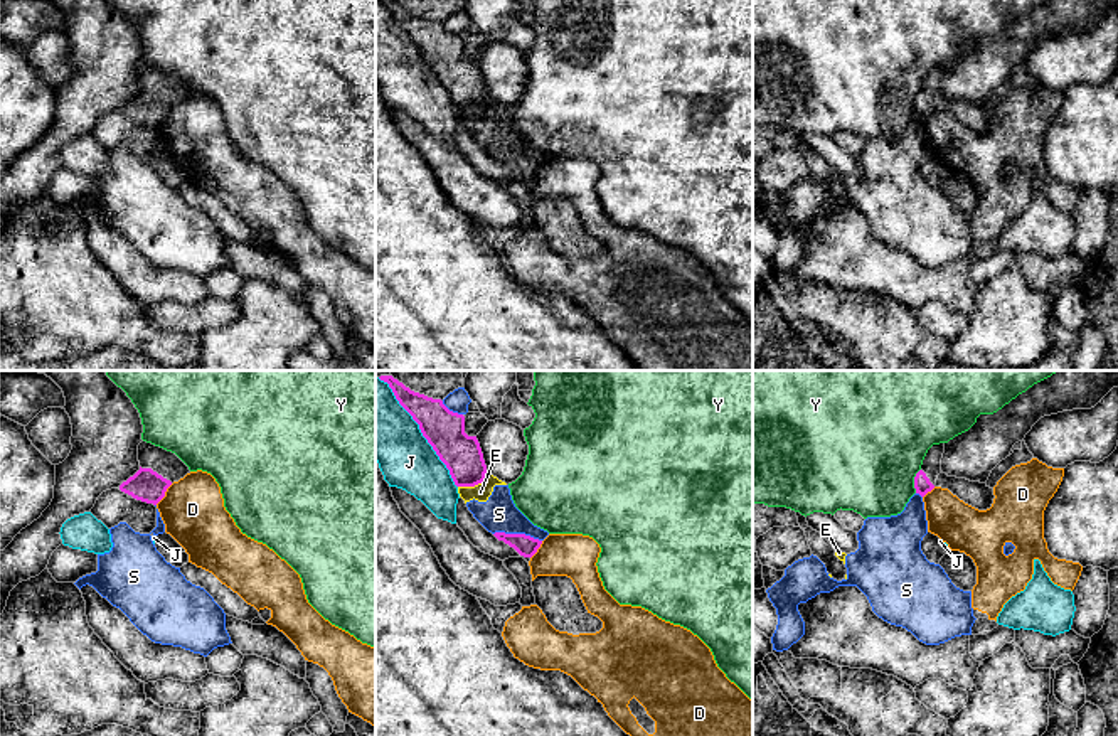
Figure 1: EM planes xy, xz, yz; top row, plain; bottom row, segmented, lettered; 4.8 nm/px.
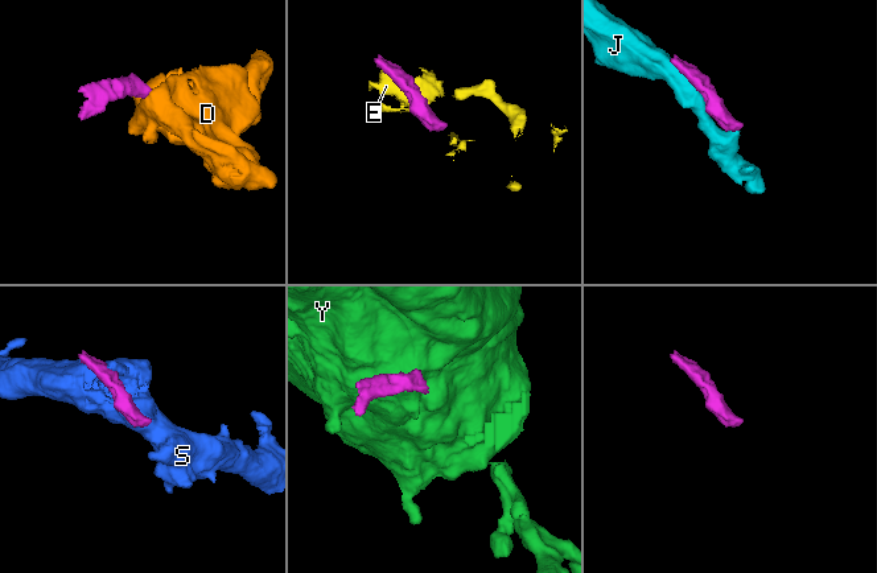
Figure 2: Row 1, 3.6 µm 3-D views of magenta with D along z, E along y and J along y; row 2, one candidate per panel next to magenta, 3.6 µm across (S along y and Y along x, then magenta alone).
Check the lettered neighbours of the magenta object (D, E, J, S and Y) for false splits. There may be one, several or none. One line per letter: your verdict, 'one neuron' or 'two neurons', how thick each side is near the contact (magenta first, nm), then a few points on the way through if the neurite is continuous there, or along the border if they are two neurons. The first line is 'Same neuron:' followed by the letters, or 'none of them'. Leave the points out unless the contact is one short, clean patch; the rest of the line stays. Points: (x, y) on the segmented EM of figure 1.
Same neuron: none of them
D: two neurons; calibres 160 and 300 nm; border xy (172, 484), (155, 504)
E: two neurons; calibres 190 and 90 nm
J: two neurons; calibres 190 and 320 nm
S: two neurons; calibres 100 and 180 nm
Y: two neurons; calibres 80 and 480 nm; border yz (920, 469), (915, 477), (915, 492)

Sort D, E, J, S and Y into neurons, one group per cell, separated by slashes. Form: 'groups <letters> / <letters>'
groups D / E S / J / Y

